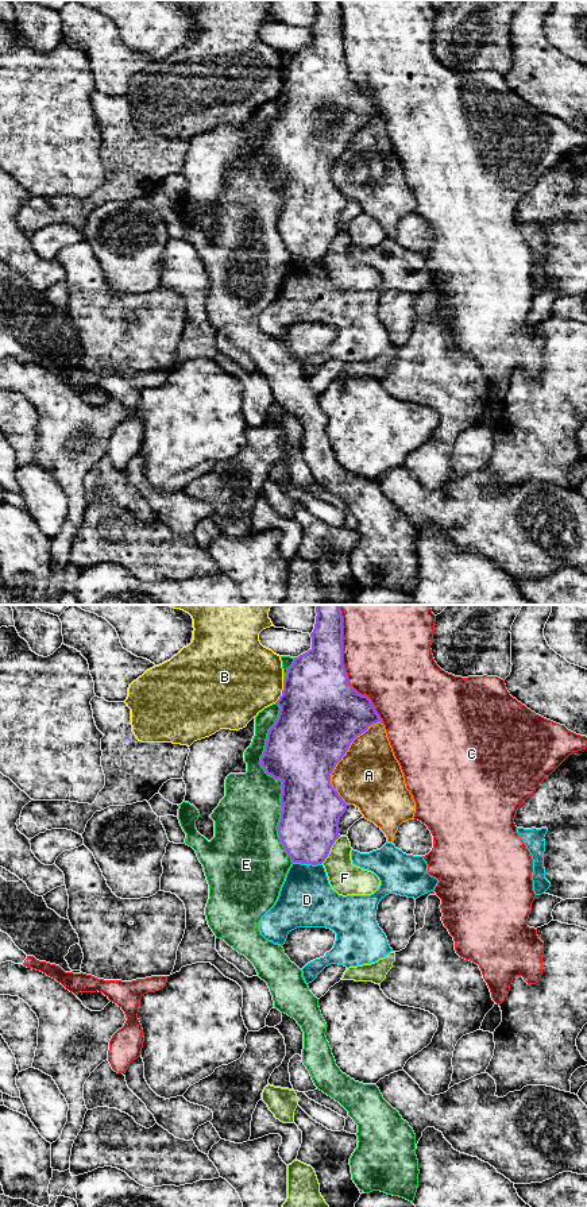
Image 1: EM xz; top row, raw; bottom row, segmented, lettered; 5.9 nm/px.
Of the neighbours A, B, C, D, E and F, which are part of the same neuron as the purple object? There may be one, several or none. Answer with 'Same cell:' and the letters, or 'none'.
Same cell: none

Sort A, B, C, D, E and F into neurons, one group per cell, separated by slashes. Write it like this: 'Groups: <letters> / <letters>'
Groups: A / B / C / D / E / F

